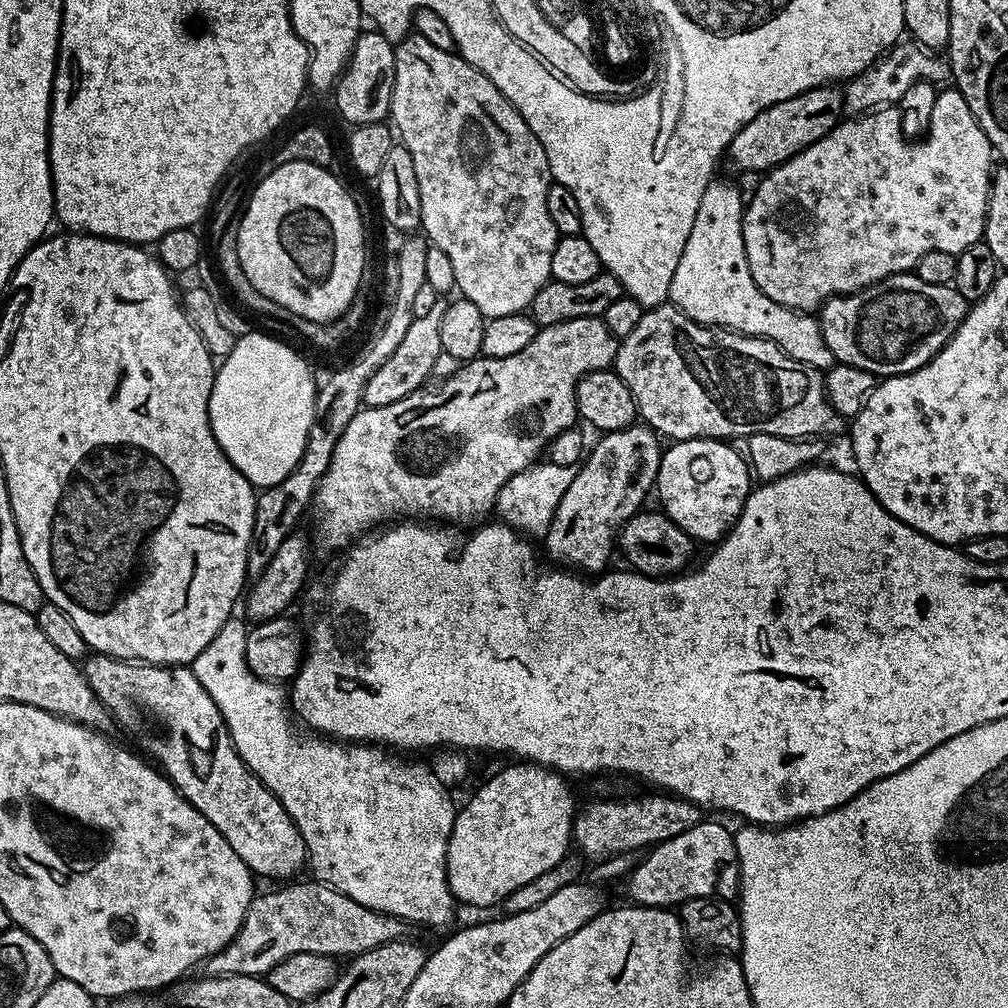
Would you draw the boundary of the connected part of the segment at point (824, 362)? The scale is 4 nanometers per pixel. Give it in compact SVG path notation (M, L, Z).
M713 179L706 194L702 194L702 202L698 202L698 214L694 214L694 226L690 229L690 238L686 238L686 250L682 250L682 258L678 258L678 270L674 270L674 279L670 281L668 300L696 324L726 328L730 332L741 332L743 336L760 336L777 344L785 354L809 370L831 368L837 361L834 354L830 354L830 346L826 346L826 338L822 338L819 319L815 315L795 312L792 308L782 306L766 298L766 294L758 290L750 274L746 246L742 238L745 197L740 197L740 192L734 185L720 179Z

